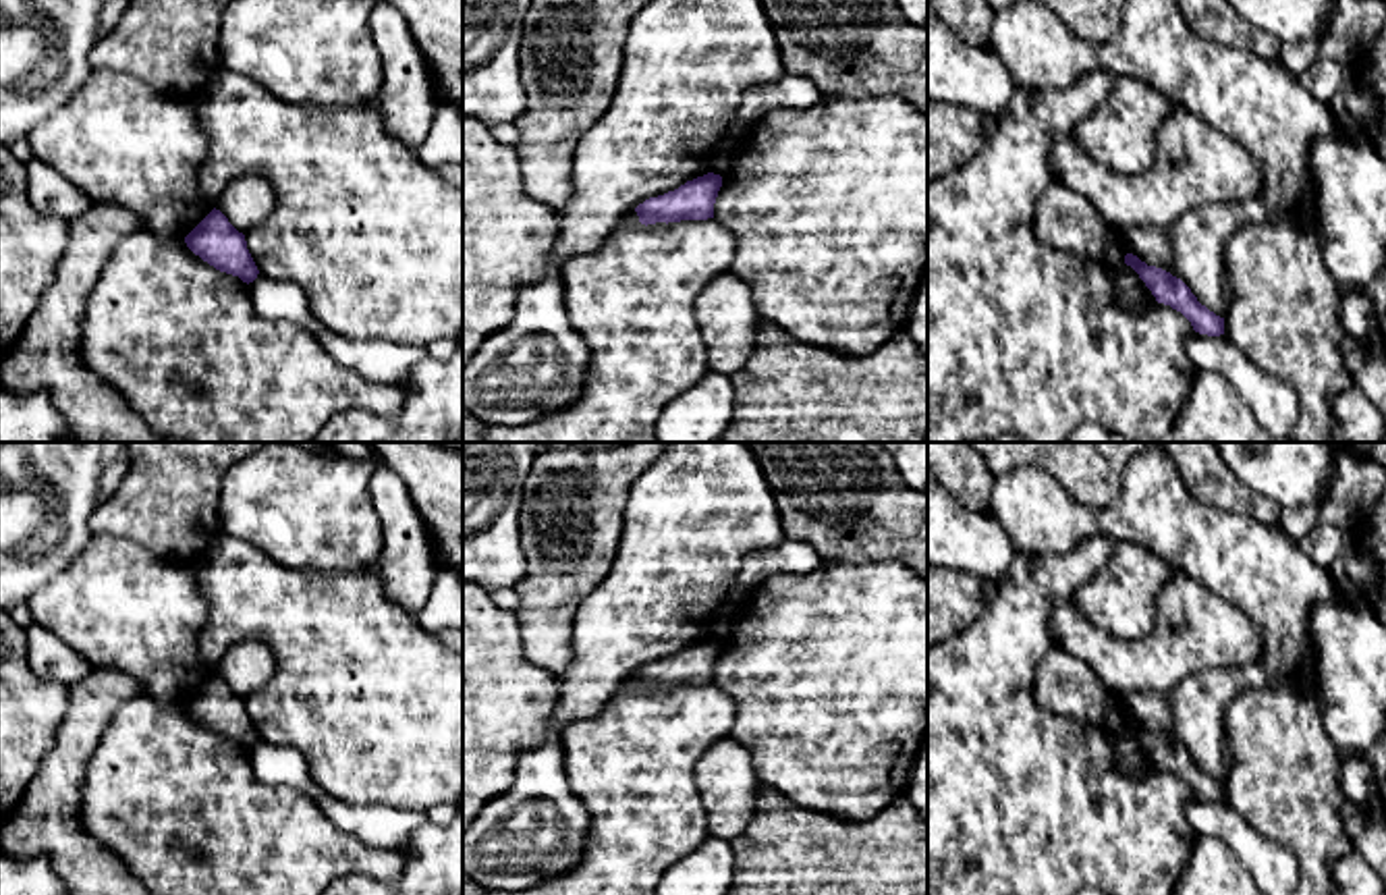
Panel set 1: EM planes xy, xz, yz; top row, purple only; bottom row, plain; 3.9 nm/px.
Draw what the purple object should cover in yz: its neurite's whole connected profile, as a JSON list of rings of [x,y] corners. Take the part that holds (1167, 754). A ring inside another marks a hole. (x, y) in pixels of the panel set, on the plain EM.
[[[1133,718],[1125,721],[1125,729],[1139,739],[1158,768],[1170,770],[1172,775],[1181,777],[1191,787],[1195,797],[1208,802],[1224,799],[1224,783],[1201,770],[1181,743],[1162,733],[1147,731]]]

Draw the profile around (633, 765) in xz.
[[[631,675],[593,718],[573,723],[560,733],[569,787],[589,812],[589,837],[579,864],[527,891],[486,889],[483,895],[656,895],[664,872],[710,839],[695,766],[714,743],[730,737],[734,718],[732,698],[714,683],[645,691]]]

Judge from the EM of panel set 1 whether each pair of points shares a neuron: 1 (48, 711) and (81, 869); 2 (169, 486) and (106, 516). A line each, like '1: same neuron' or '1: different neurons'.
1: different neurons
2: same neuron

